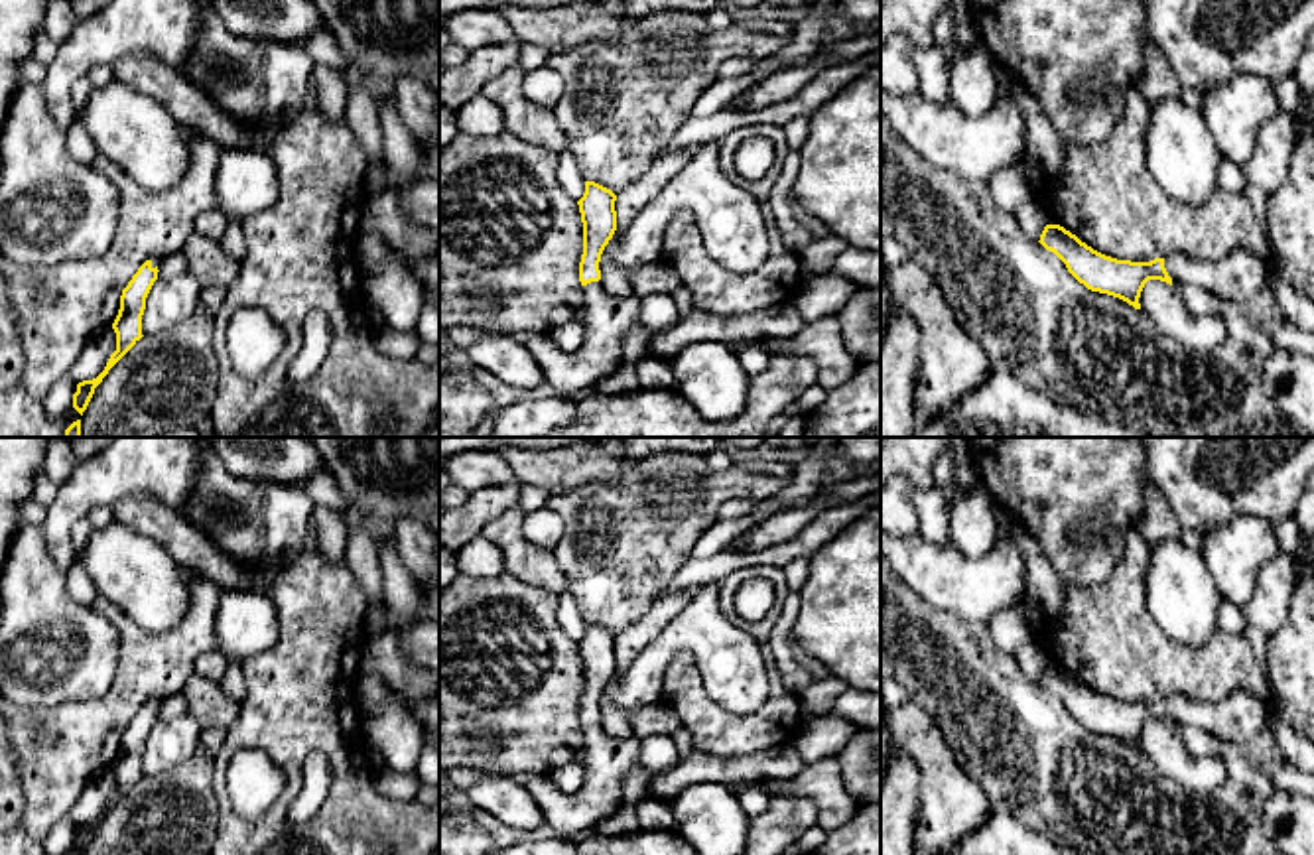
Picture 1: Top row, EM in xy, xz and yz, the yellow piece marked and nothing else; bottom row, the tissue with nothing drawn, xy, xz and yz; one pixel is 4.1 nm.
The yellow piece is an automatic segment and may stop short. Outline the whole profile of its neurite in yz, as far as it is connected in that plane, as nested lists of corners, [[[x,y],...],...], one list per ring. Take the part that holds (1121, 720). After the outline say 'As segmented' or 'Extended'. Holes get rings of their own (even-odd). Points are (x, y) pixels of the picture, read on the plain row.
[[[1046,666],[1040,682],[1068,713],[1091,733],[1119,739],[1141,751],[1139,739],[1149,721],[1194,725],[1217,737],[1223,745],[1243,745],[1267,723],[1269,699],[1247,690],[1235,690],[1215,703],[1184,695],[1131,703],[1105,697],[1060,666]]]. Extended

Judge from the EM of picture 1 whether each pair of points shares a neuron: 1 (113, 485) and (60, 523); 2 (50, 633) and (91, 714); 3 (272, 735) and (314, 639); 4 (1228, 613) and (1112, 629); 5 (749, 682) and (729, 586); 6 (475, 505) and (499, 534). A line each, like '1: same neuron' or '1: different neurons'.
1: same neuron
2: different neurons
3: same neuron
4: different neurons
5: different neurons
6: different neurons

